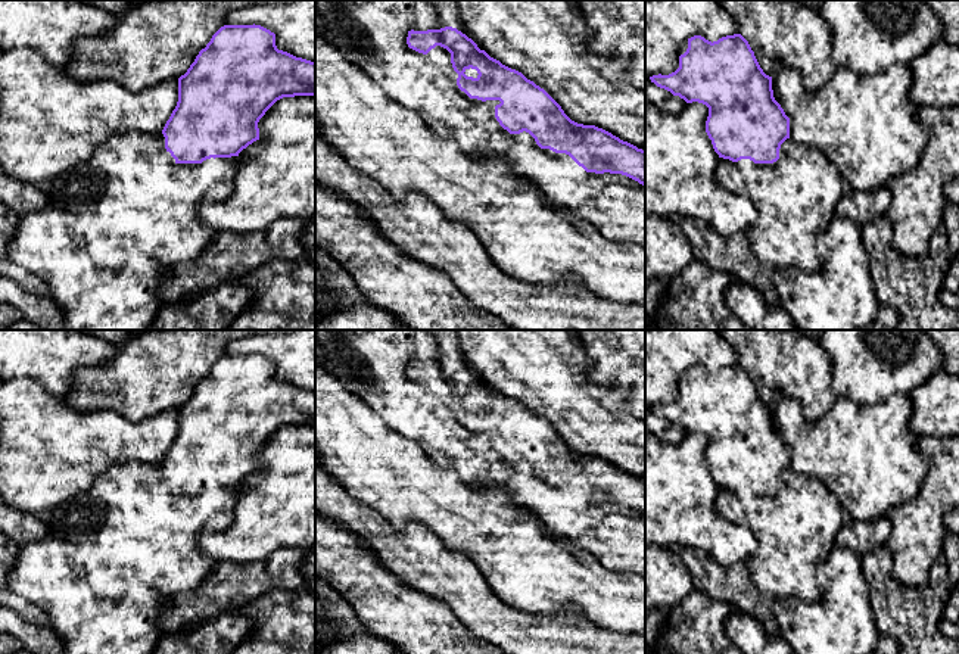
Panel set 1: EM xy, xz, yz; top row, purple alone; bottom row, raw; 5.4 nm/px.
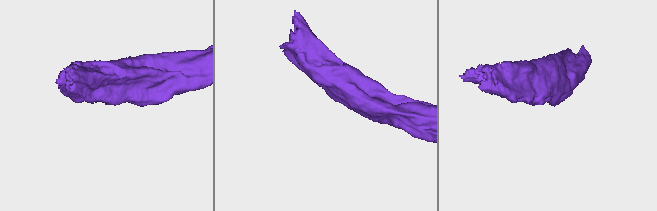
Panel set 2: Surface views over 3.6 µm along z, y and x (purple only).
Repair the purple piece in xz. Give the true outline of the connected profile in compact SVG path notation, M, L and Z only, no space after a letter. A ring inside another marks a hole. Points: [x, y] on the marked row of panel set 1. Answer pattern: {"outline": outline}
{"outline": "M426 6L426 12L430 13L430 19L424 27L404 22L404 29L408 31L408 47L433 57L449 77L457 80L457 85L466 97L474 102L486 102L495 110L496 121L507 133L532 141L544 153L577 171L622 174L645 186L645 149L623 141L595 125L572 121L544 88L527 80L521 72L491 57L457 28L445 27L430 6Z"}

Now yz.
{"outline": "M741 34L713 43L694 35L679 47L679 68L650 80L686 103L698 102L709 108L706 133L719 158L732 161L740 169L778 164L781 144L790 138L790 118L773 97L772 77L763 72Z"}

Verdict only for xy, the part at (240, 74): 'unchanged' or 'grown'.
grown

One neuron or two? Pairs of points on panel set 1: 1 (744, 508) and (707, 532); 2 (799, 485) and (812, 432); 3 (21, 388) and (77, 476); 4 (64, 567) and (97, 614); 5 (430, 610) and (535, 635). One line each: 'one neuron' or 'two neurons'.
1: two neurons
2: two neurons
3: one neuron
4: one neuron
5: two neurons

